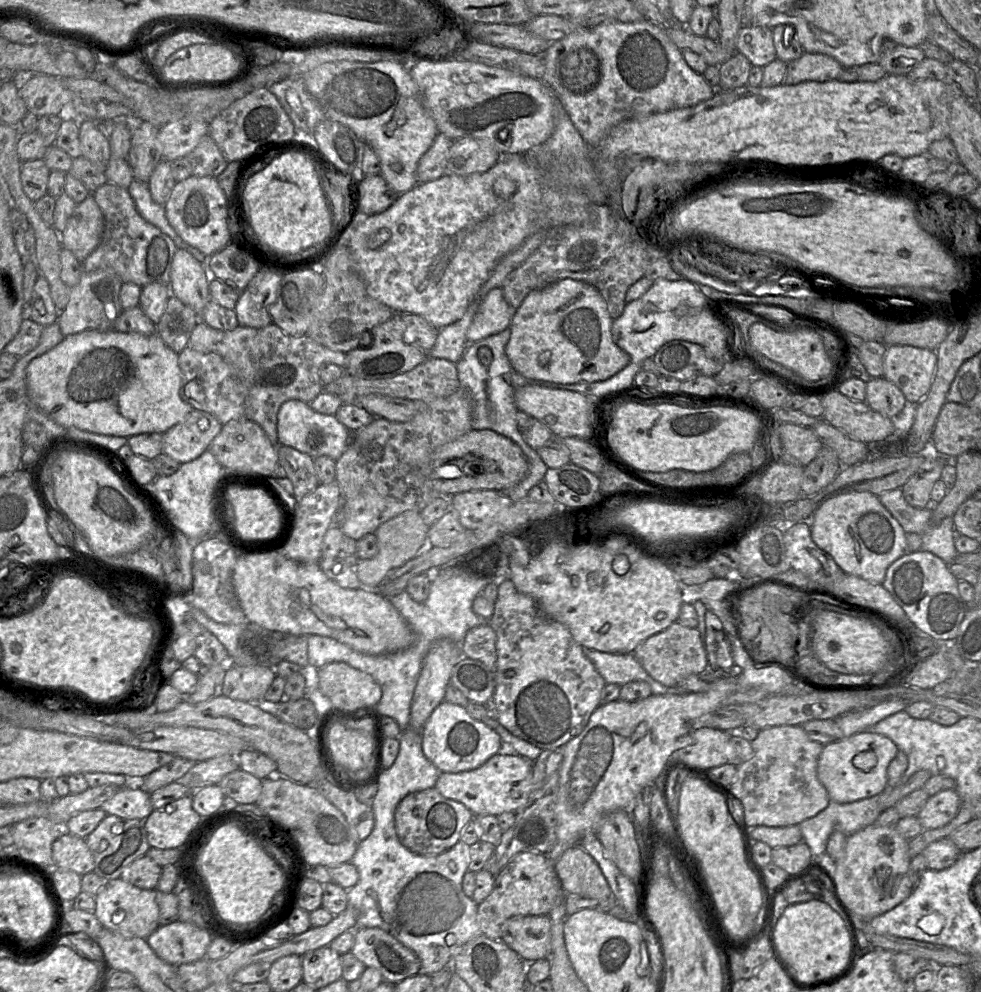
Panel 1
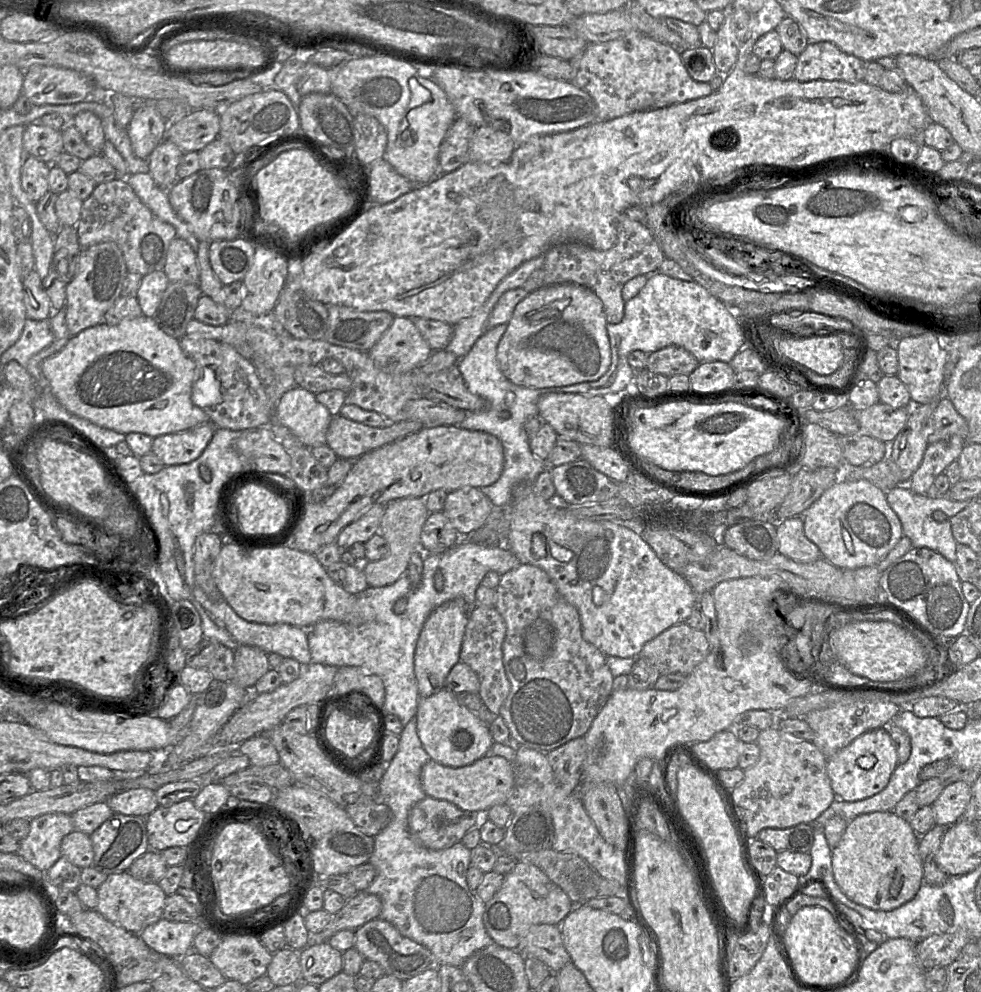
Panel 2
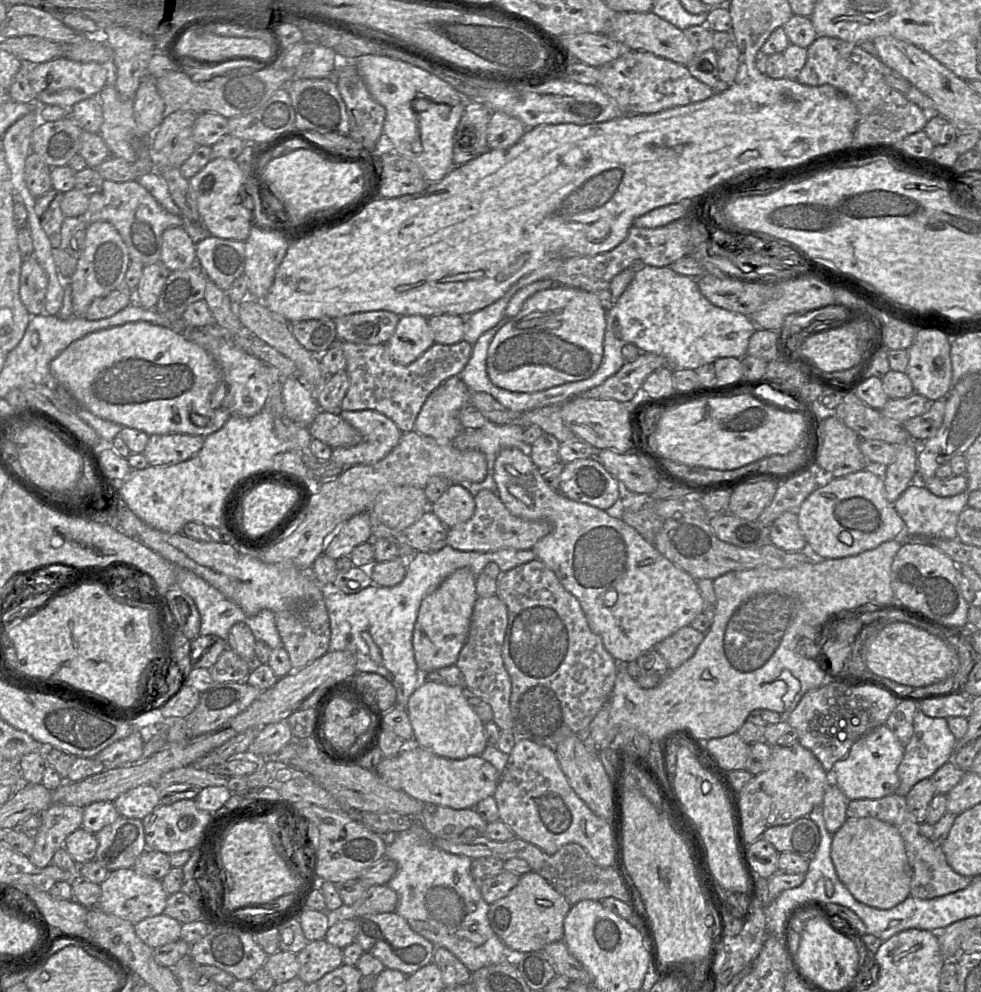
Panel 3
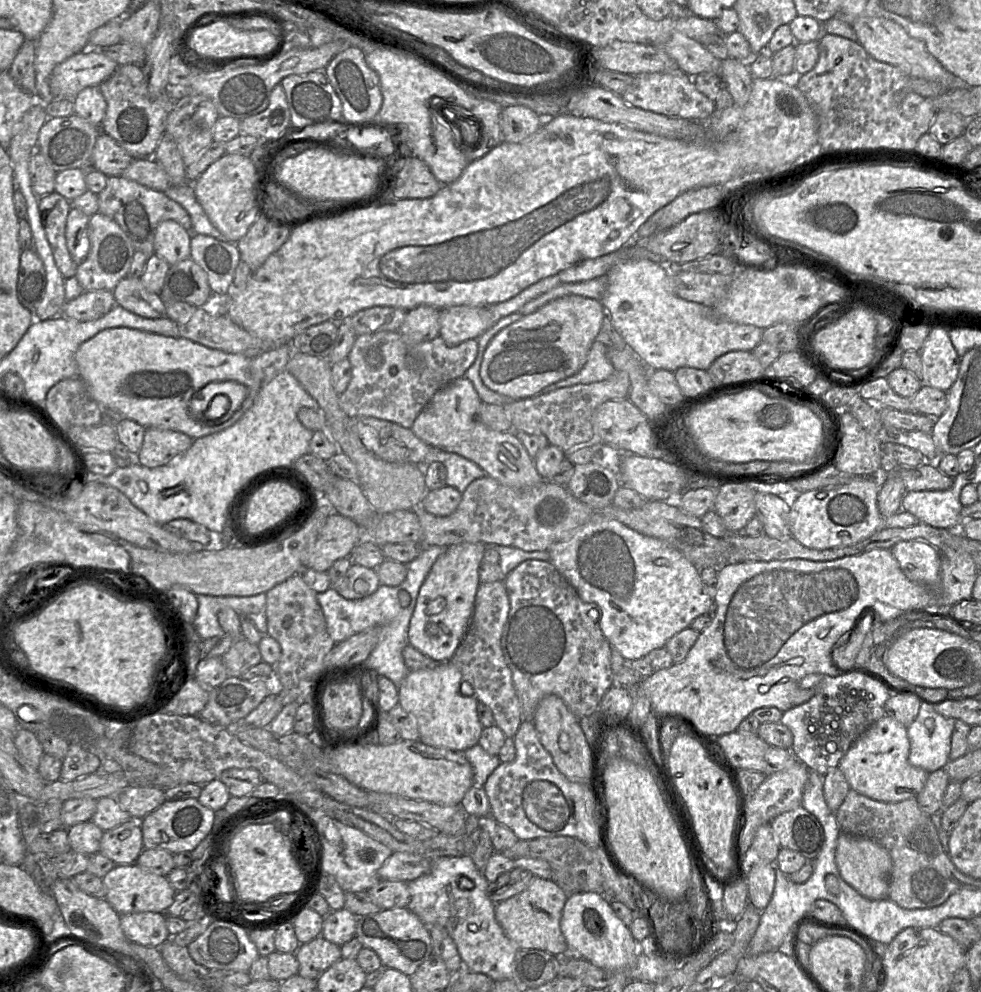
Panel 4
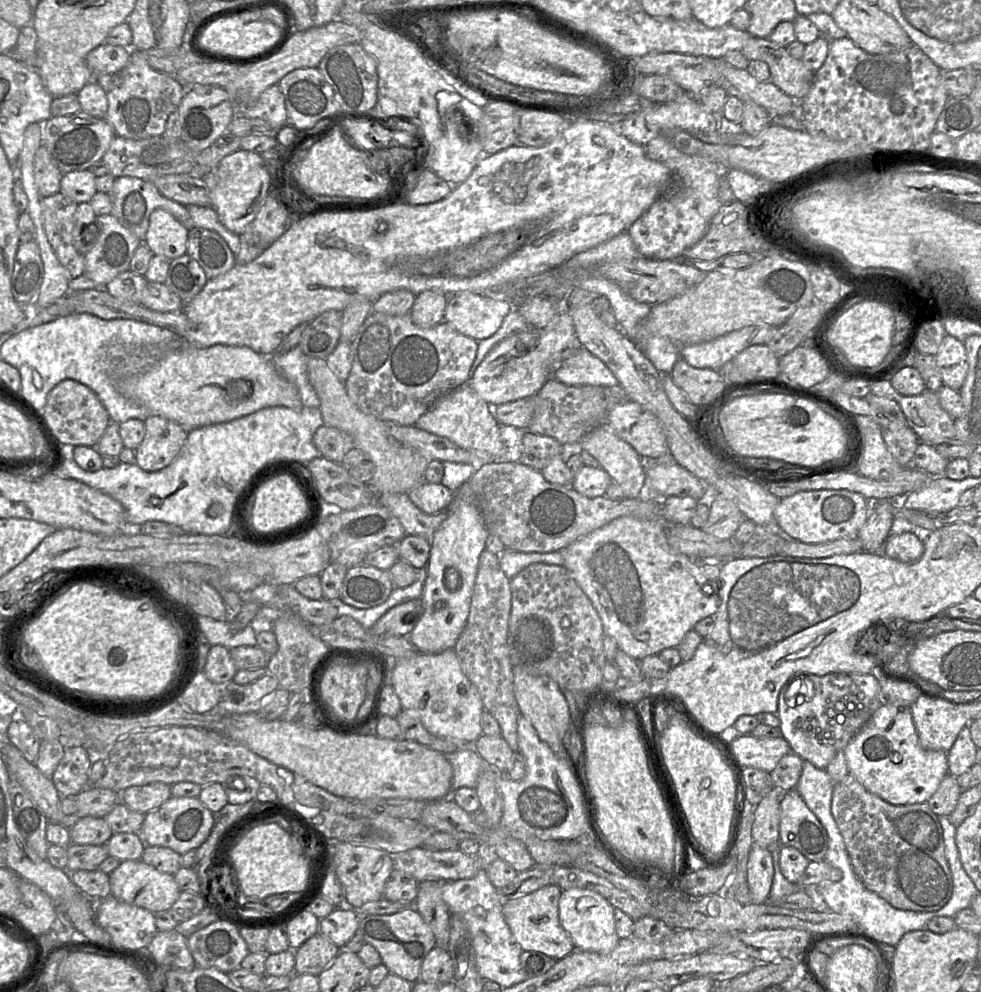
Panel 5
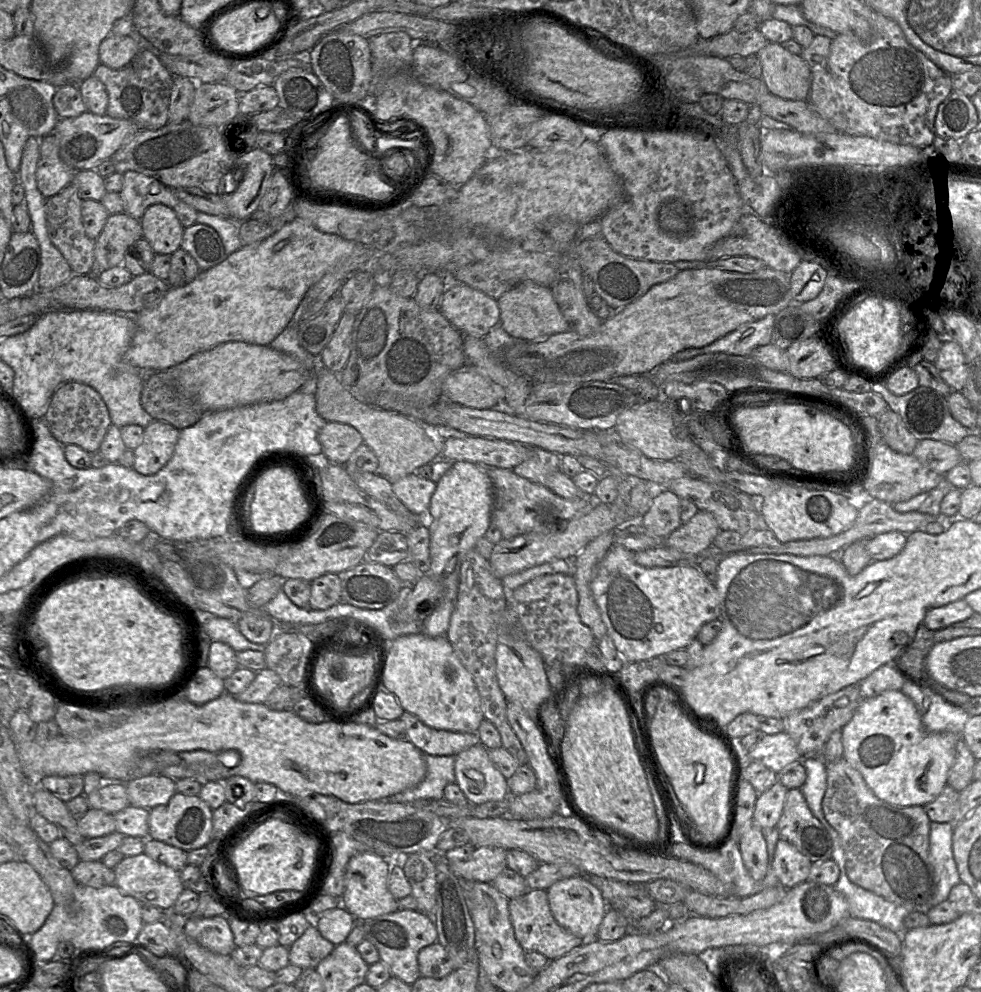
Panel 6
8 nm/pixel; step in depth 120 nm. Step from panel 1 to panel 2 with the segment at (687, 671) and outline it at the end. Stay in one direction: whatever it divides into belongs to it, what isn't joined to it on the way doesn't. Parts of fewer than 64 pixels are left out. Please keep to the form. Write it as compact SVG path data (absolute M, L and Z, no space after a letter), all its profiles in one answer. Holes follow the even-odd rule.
M680 622L646 642L637 657L648 659L661 675L689 675L709 652L704 631Z

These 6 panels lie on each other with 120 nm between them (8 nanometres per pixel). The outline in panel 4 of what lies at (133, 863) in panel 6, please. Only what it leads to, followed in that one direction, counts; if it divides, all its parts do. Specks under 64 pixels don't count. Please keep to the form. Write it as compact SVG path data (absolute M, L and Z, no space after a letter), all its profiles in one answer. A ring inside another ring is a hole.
M136 863L116 865L102 880L105 886L105 899L119 914L165 913L172 904L176 893L167 876L144 870Z

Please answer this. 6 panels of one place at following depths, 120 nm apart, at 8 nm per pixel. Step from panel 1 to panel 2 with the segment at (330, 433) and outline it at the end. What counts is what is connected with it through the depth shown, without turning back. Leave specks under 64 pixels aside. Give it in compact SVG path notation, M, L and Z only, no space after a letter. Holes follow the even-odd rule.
M299 386L285 392L274 409L274 420L288 428L309 449L326 444L331 418L315 394Z

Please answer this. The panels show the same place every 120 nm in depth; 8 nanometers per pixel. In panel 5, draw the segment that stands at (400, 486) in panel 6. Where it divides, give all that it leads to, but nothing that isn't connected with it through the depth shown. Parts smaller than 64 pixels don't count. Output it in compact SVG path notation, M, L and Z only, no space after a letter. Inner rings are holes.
M423 482L407 494L410 500L427 514L445 511L454 499L454 493L441 483Z

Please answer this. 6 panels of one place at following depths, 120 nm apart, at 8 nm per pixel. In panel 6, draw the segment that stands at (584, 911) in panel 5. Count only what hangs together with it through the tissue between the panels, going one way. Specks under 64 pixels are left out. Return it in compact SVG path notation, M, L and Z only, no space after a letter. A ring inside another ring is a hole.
M578 875L559 880L546 891L551 913L560 926L584 941L596 938L608 905L588 876Z

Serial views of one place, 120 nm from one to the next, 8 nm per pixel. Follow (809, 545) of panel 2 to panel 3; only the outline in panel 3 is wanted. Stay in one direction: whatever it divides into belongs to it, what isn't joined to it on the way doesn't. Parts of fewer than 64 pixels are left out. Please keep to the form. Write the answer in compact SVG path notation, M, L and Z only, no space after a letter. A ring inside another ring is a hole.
M785 511L769 527L770 543L786 551L807 548L807 540L799 527L797 512Z

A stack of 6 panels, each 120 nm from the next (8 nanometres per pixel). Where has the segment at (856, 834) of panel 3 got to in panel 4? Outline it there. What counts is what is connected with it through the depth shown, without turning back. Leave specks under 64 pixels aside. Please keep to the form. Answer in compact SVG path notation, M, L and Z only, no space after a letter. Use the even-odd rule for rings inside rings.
M841 832L837 839L835 860L842 878L859 894L870 900L888 897L892 860L882 845L869 838Z

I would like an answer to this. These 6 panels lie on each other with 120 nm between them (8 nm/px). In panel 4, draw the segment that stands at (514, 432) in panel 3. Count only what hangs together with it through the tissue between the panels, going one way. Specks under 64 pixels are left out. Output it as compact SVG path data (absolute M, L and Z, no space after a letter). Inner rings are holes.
M439 448L430 449L423 460L423 467L434 461L441 462L446 467L446 485L456 488L461 493L472 481L487 475L474 462Z

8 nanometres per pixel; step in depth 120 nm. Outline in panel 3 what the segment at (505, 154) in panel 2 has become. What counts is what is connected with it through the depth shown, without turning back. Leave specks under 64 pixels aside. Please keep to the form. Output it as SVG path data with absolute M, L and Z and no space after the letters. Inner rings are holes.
M492 111L487 129L489 149L508 148L516 144L527 128L517 118L500 111Z

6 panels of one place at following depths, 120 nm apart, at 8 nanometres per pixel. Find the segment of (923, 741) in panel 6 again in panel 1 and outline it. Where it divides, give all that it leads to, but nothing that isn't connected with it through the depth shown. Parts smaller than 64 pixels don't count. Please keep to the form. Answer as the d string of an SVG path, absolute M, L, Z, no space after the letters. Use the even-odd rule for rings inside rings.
M861 731L824 745L817 775L831 801L850 803L882 793L888 786L887 768L899 751L887 736Z

